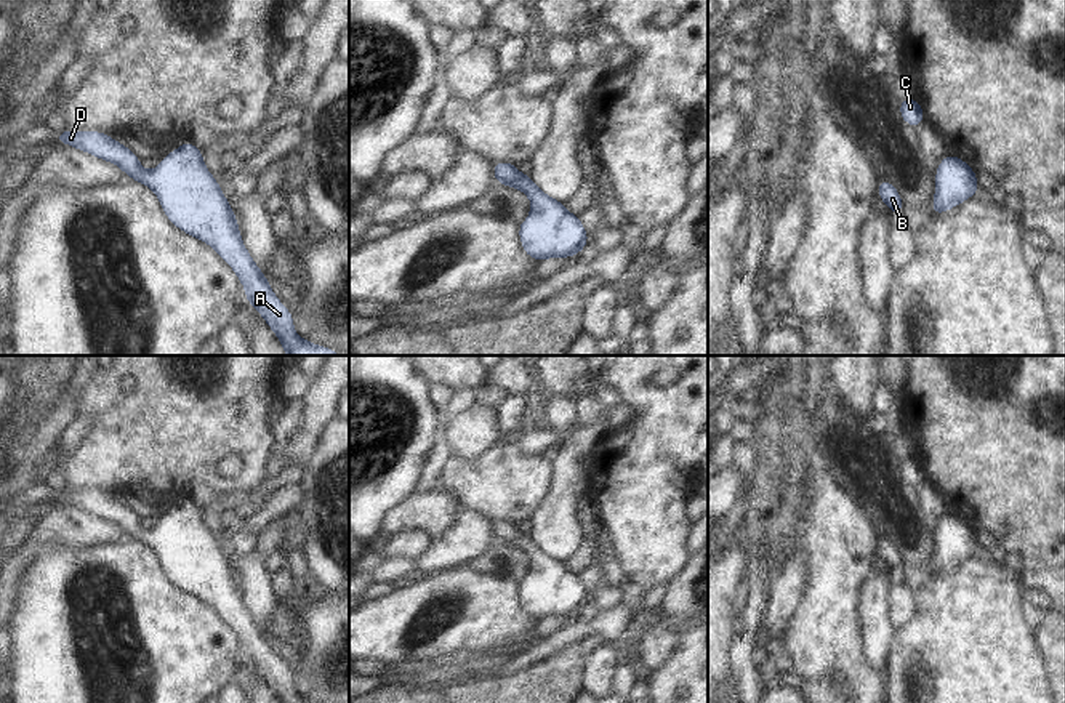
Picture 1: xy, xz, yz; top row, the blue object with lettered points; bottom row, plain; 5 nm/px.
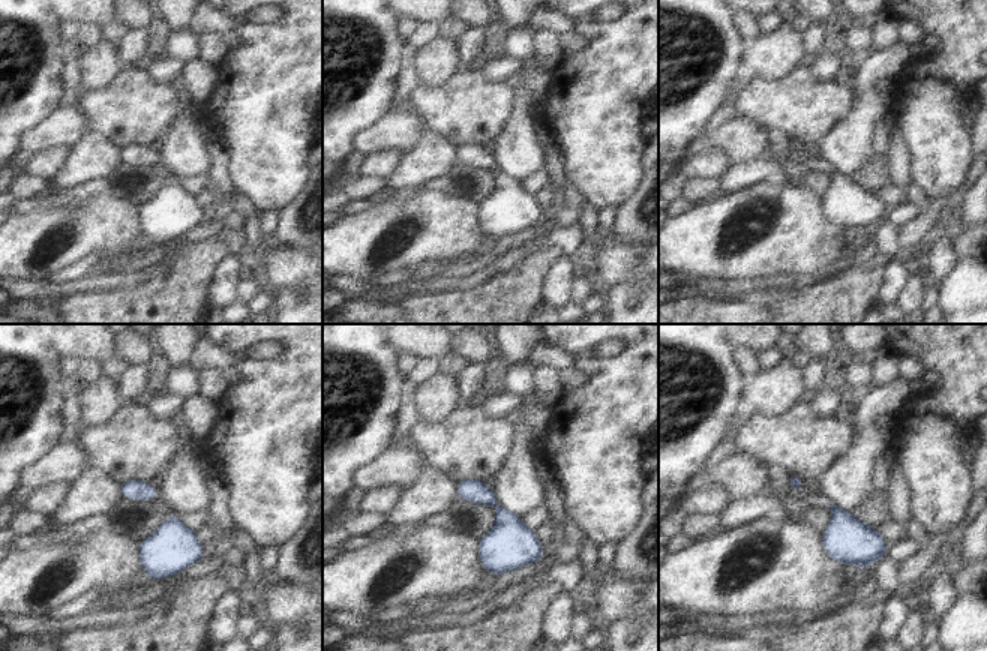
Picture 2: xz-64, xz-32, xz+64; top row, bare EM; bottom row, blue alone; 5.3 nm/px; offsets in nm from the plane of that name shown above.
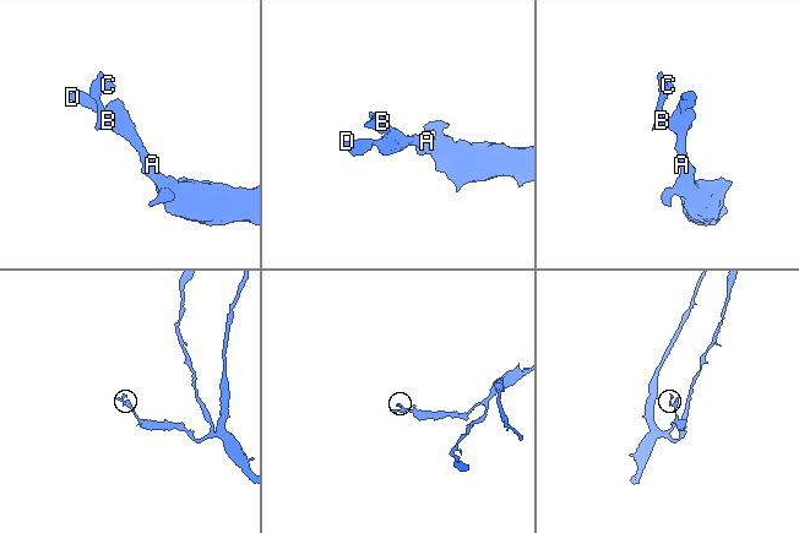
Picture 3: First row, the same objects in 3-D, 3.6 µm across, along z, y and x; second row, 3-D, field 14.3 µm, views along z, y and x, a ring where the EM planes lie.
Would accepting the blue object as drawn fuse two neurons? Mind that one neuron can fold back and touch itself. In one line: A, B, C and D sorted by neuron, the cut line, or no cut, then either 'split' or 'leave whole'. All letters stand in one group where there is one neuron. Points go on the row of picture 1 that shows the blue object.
A B C D | no cut | leave whole

